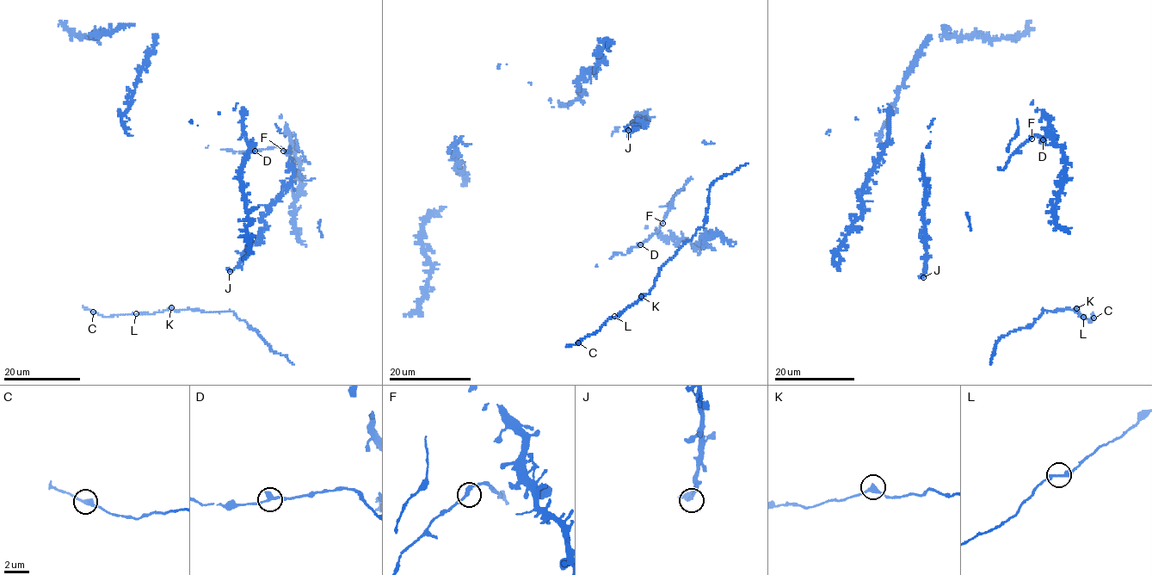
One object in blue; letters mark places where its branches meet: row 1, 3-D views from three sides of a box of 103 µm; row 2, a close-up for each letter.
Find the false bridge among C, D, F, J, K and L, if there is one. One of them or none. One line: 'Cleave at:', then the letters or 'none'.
Cleave at: none

